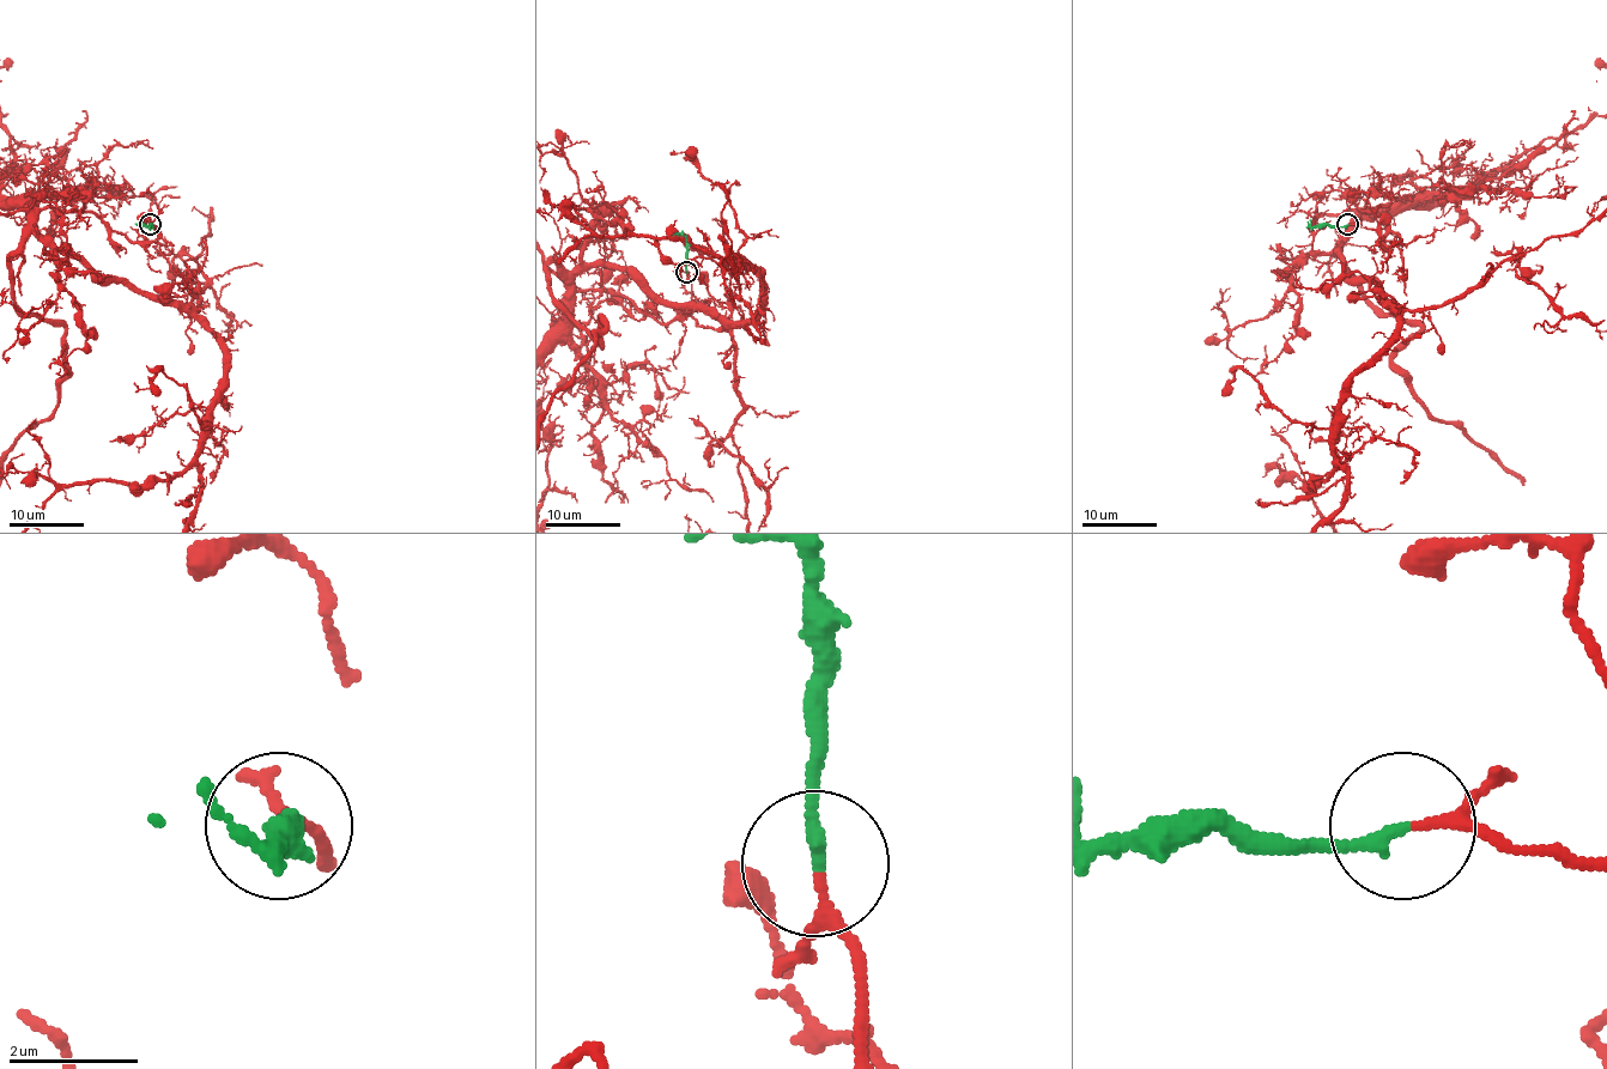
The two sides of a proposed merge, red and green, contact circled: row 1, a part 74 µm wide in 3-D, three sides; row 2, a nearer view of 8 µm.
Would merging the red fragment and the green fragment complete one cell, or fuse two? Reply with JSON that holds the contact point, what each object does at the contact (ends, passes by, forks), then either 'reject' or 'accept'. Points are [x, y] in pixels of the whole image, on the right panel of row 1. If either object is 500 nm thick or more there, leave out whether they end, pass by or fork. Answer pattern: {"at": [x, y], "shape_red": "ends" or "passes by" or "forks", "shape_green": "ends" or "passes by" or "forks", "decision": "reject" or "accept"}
{"at": [1347, 224], "shape_red": "passes by", "shape_green": "ends", "decision": "accept"}

